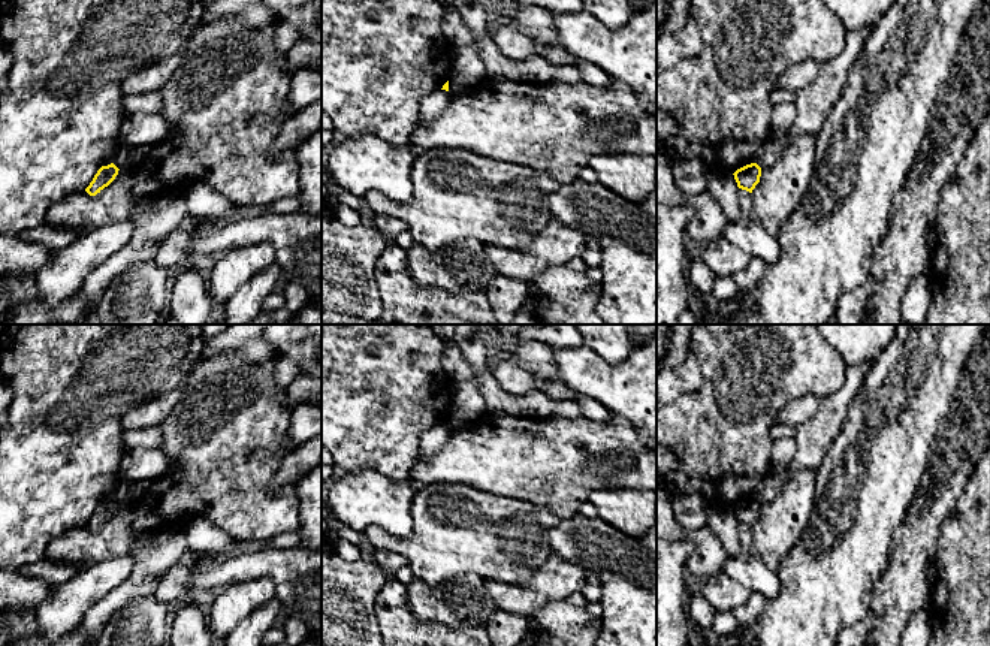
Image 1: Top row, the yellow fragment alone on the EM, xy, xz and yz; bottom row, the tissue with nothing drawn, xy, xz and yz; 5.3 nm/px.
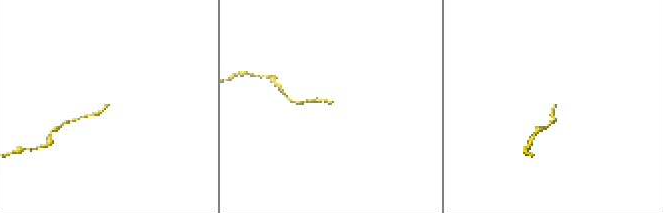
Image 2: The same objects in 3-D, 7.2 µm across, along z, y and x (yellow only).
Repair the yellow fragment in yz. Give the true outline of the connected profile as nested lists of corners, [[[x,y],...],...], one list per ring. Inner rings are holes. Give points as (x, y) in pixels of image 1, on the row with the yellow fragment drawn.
[[[751,163],[737,169],[733,175],[739,188],[752,193],[760,182],[761,167],[757,163]]]

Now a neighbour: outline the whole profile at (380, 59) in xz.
[[[322,0],[322,112],[345,138],[374,135],[410,145],[419,106],[452,75],[455,46],[441,30],[446,6],[438,0]]]

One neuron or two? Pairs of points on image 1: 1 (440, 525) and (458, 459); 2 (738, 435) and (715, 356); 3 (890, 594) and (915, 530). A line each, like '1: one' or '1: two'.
1: two
2: one
3: one

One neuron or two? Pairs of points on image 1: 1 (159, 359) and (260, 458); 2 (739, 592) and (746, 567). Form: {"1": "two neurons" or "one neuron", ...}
{"1": "two neurons", "2": "two neurons"}

